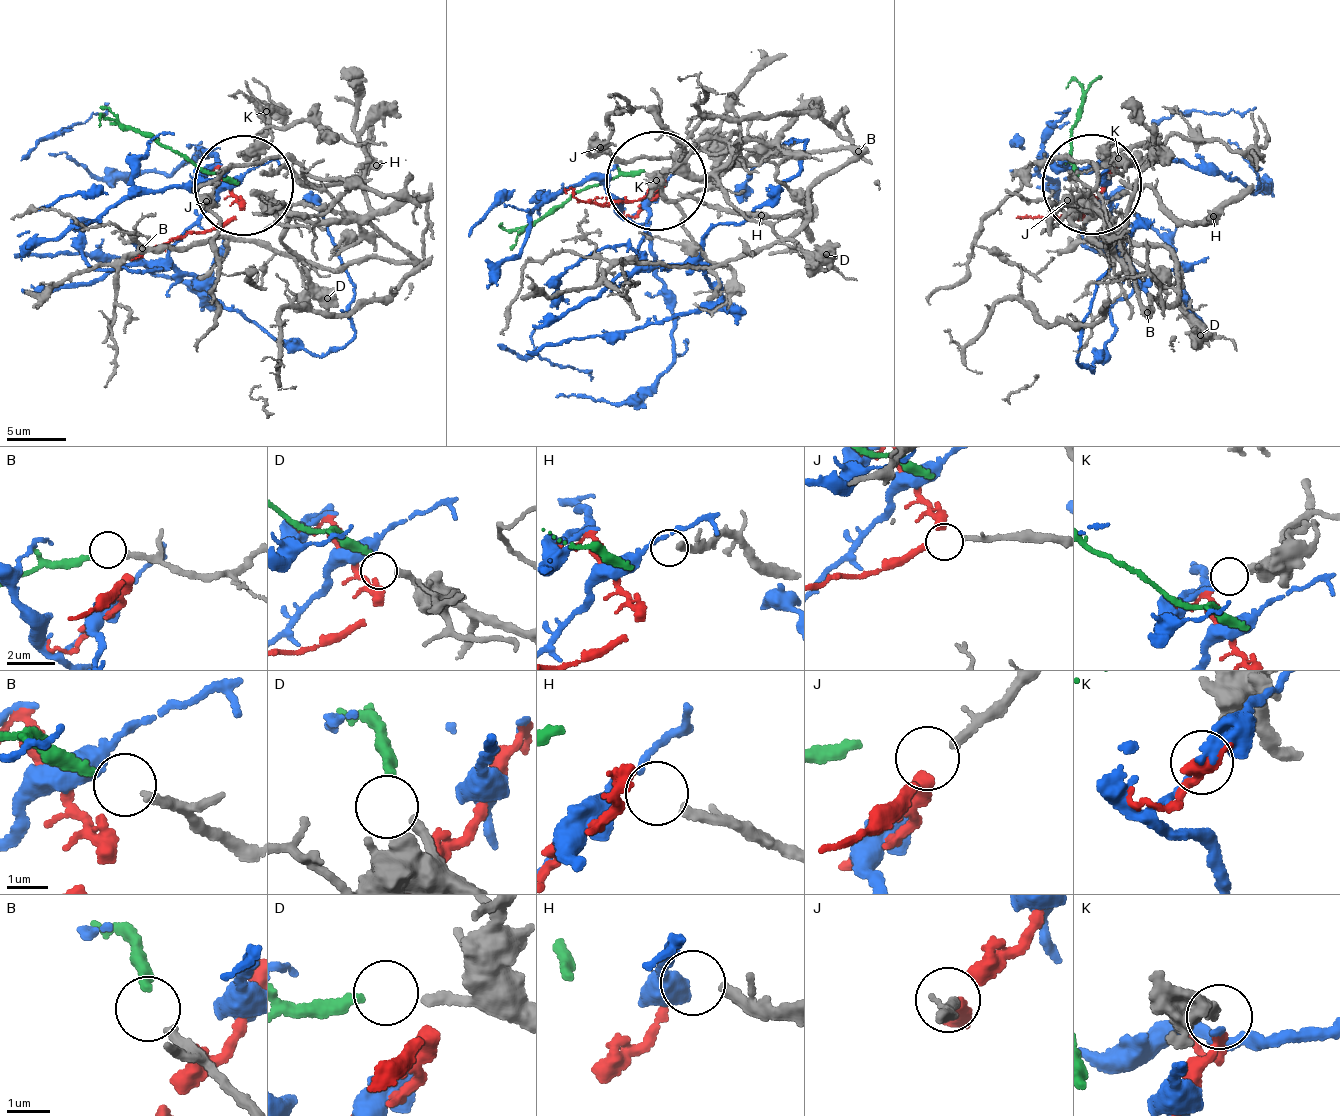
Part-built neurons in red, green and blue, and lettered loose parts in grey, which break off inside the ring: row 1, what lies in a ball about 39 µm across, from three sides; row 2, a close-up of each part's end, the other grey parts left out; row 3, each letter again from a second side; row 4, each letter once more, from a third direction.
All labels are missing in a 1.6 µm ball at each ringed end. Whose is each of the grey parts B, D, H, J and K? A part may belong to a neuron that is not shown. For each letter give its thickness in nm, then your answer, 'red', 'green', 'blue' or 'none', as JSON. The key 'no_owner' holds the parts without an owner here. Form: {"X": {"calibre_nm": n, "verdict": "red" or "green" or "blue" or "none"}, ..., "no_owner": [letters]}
{"B": {"calibre_nm": 220, "verdict": "green"}, "D": {"calibre_nm": 260, "verdict": "none"}, "H": {"calibre_nm": 240, "verdict": "none"}, "J": {"calibre_nm": 200, "verdict": "red"}, "K": {"calibre_nm": 300, "verdict": "none"}, "no_owner": ["D", "H", "K"]}

